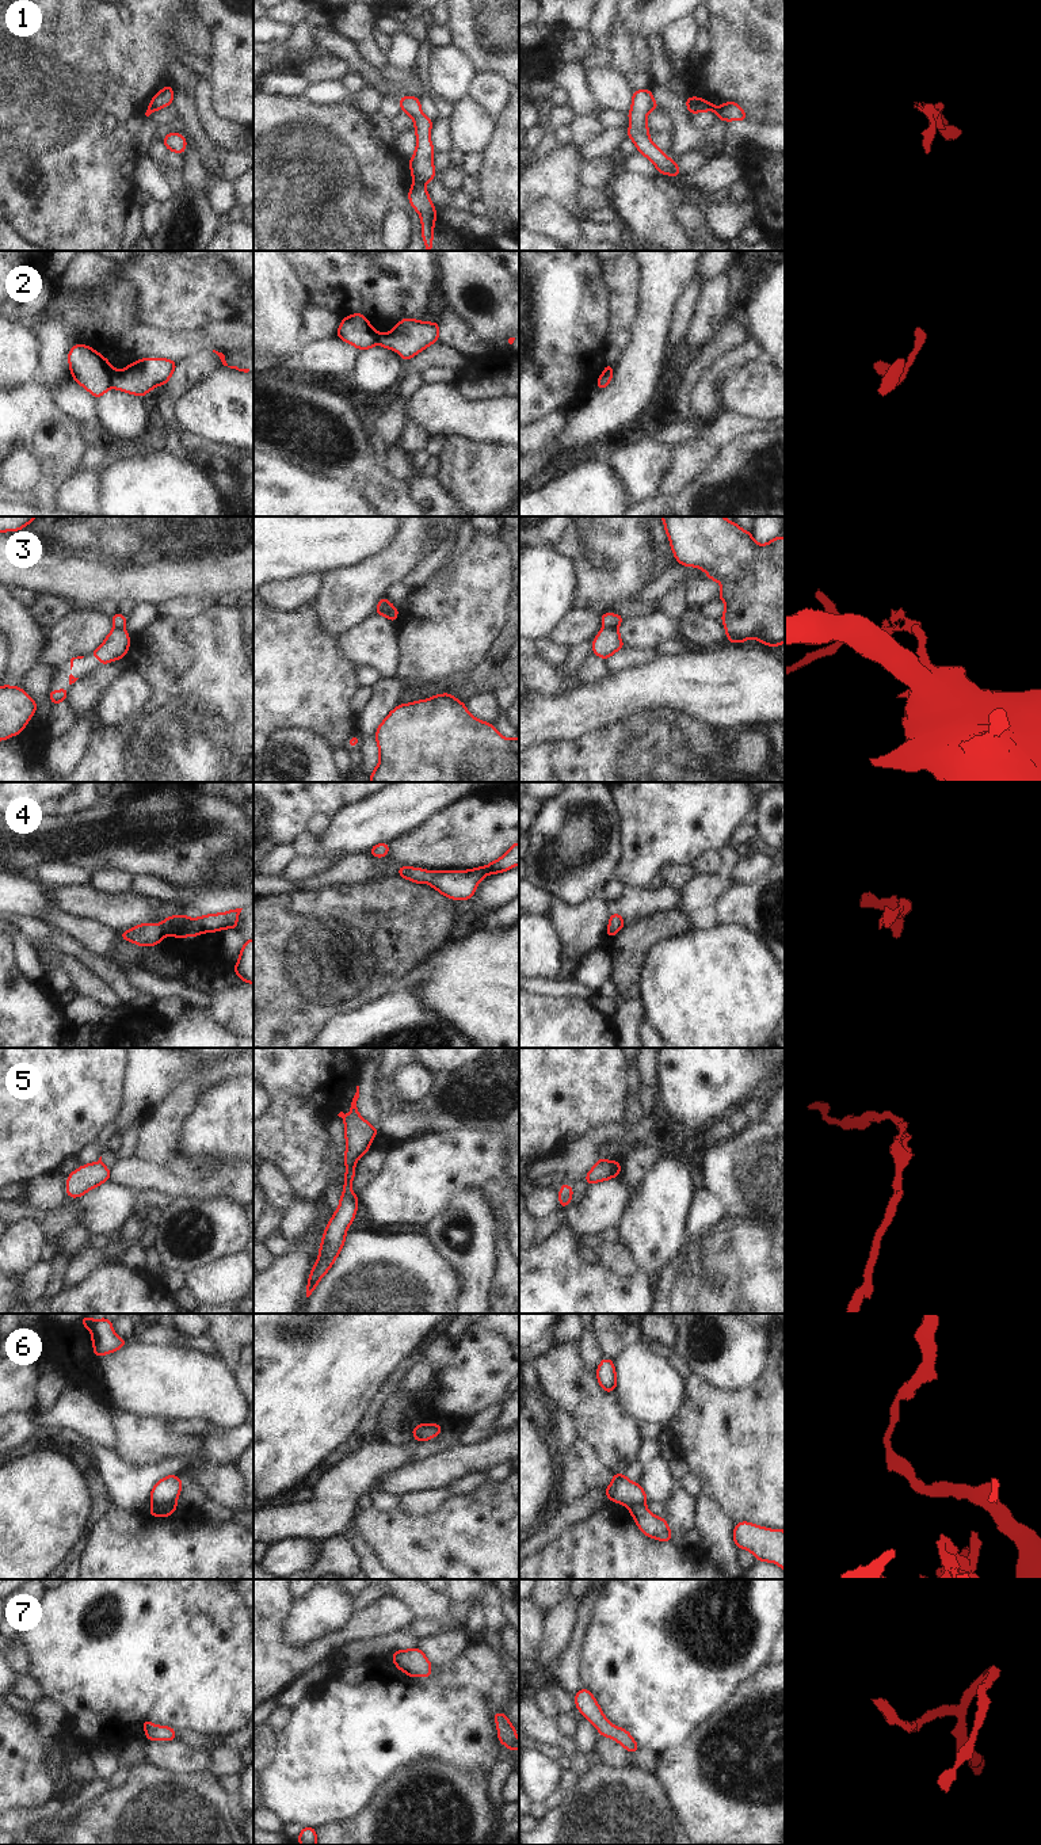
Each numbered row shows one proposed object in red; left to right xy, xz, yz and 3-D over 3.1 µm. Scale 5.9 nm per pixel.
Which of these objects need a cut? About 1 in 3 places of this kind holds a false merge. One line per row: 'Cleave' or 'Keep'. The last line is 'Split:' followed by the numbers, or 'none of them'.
1: Cleave
2: Cleave
3: Cleave
4: Keep
5: Cleave
6: Cleave
7: Keep
Split: 1, 2, 3, 5, 6

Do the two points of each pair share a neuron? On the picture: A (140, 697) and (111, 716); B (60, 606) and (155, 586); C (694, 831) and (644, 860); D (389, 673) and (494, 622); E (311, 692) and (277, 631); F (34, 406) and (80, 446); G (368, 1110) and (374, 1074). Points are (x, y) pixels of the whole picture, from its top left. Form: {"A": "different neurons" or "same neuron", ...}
{"A": "same neuron", "B": "different neurons", "C": "same neuron", "D": "different neurons", "E": "same neuron", "F": "same neuron", "G": "same neuron"}

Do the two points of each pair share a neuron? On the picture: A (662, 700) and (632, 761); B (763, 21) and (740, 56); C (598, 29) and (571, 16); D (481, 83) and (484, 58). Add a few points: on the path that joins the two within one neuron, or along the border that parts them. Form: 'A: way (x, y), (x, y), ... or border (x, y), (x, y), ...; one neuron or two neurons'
A: border (687, 715), (671, 711), (641, 711), (625, 717); two neurons
B: way (751, 21), (740, 30), (740, 44); one neuron
C: border (593, 14), (588, 21); two neurons
D: border (477, 71), (495, 71), (504, 79); two neurons

